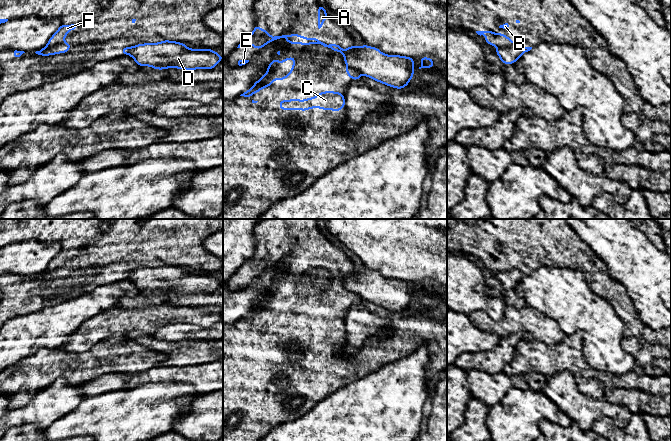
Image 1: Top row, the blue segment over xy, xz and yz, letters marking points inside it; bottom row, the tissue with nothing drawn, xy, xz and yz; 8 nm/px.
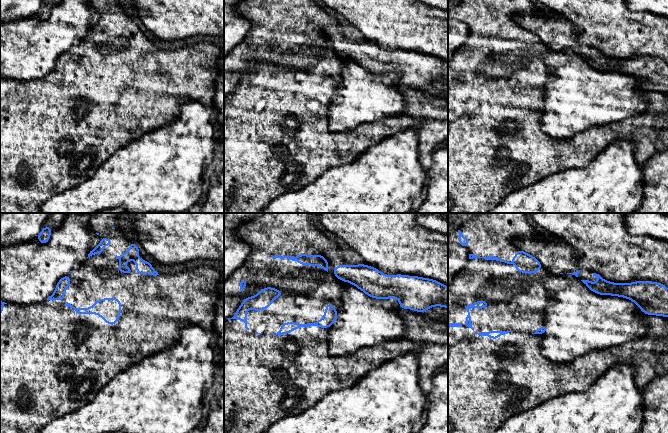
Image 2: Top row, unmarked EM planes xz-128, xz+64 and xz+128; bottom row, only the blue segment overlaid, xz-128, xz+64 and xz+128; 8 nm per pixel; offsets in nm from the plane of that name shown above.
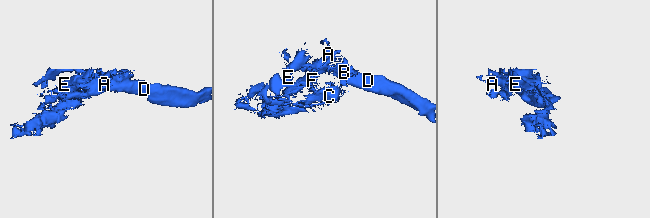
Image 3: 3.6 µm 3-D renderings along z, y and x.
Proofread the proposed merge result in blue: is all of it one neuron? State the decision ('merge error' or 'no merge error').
merge error

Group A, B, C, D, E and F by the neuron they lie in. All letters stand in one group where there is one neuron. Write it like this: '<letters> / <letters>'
A B C E F / D

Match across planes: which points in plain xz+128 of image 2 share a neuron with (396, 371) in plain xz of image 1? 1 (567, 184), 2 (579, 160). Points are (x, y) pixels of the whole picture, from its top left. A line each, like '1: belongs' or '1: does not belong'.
1: belongs
2: does not belong

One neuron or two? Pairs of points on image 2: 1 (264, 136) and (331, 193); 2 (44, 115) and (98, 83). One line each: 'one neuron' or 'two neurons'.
1: two neurons
2: one neuron

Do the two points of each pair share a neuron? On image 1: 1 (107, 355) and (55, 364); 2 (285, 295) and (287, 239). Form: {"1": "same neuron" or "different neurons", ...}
{"1": "same neuron", "2": "same neuron"}

